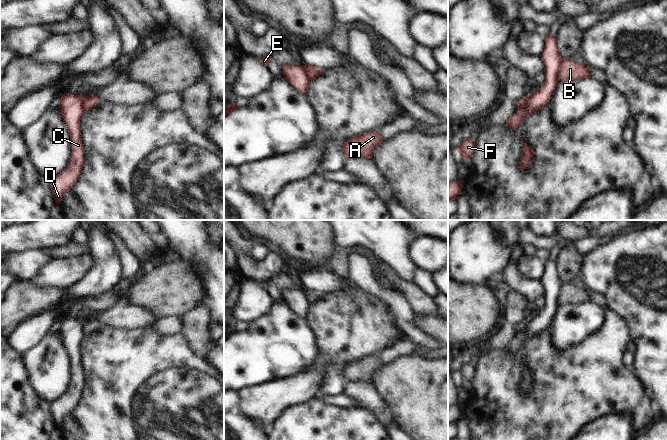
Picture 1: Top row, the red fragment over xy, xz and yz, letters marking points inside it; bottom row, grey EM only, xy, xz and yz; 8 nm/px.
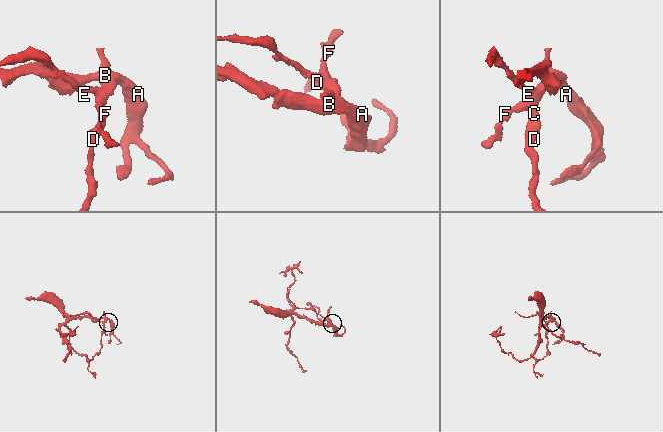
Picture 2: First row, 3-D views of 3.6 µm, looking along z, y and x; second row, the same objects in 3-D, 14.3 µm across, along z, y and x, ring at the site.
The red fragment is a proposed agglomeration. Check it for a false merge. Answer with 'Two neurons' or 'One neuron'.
Two neurons.

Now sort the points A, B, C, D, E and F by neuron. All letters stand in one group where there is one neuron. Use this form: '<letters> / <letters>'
A B F / C D E

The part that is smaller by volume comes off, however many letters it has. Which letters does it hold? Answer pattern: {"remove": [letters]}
{"remove": ["C", "D", "E"]}

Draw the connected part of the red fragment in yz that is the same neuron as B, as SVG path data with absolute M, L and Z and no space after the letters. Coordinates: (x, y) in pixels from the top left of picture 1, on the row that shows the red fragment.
M564 58L559 69L559 81L574 81L577 79L589 79L590 69L573 59Z

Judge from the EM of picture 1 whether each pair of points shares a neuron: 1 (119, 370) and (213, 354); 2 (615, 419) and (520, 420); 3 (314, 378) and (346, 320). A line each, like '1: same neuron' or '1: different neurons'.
1: different neurons
2: different neurons
3: same neuron

